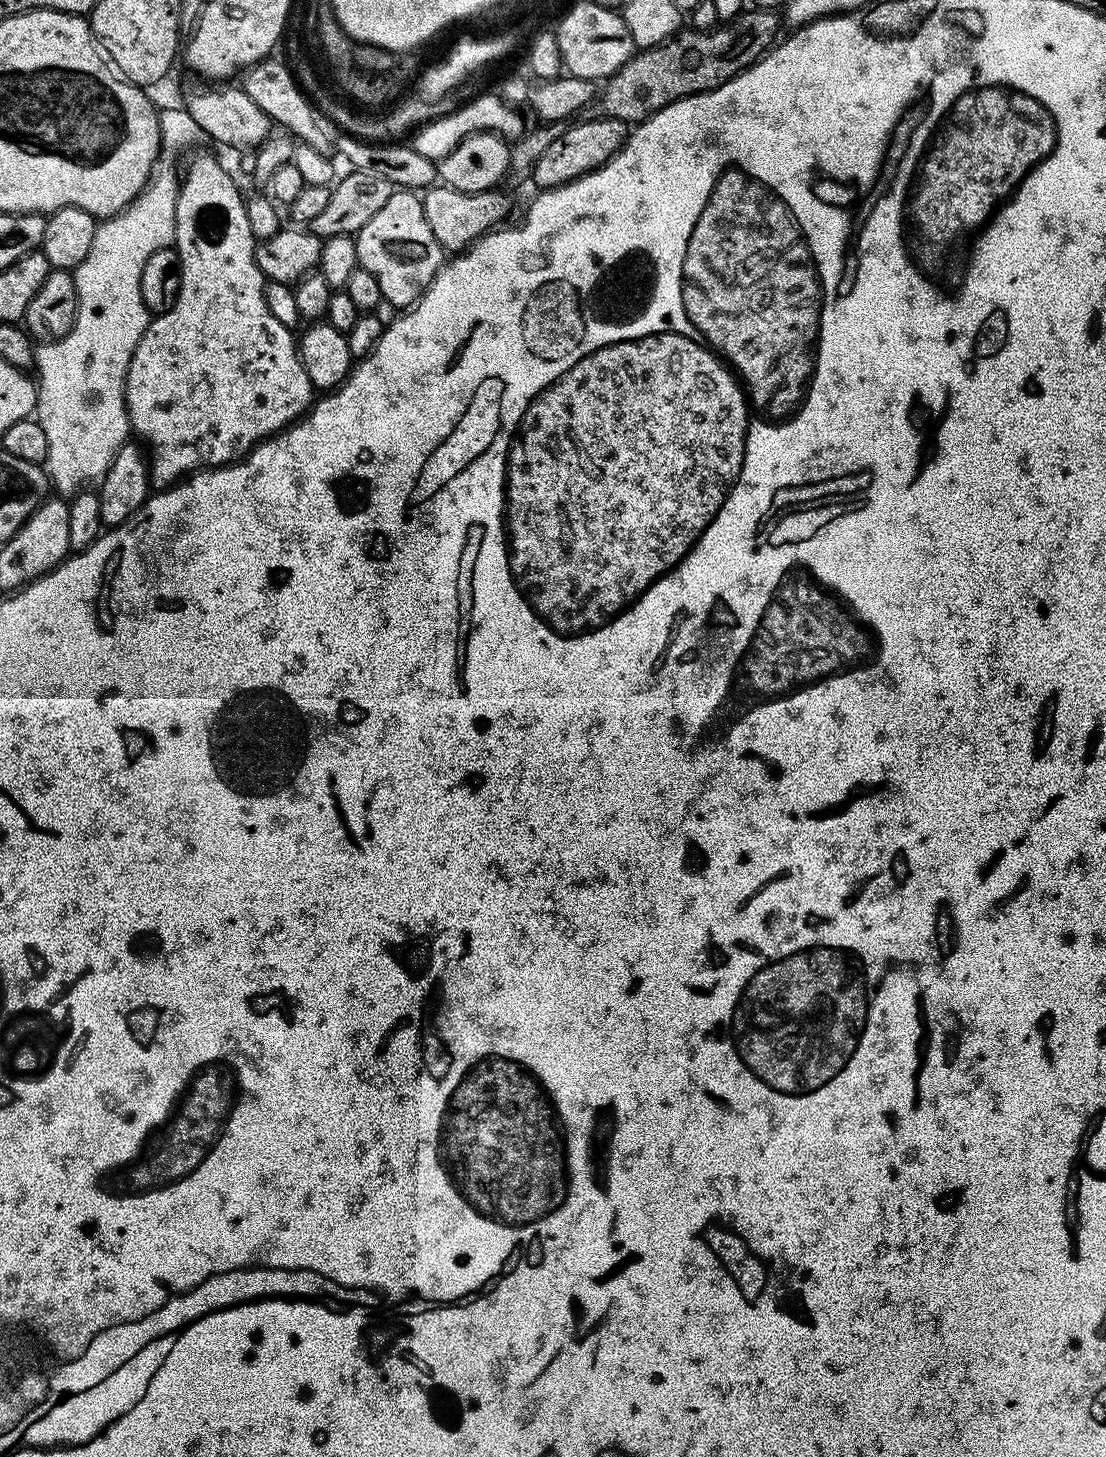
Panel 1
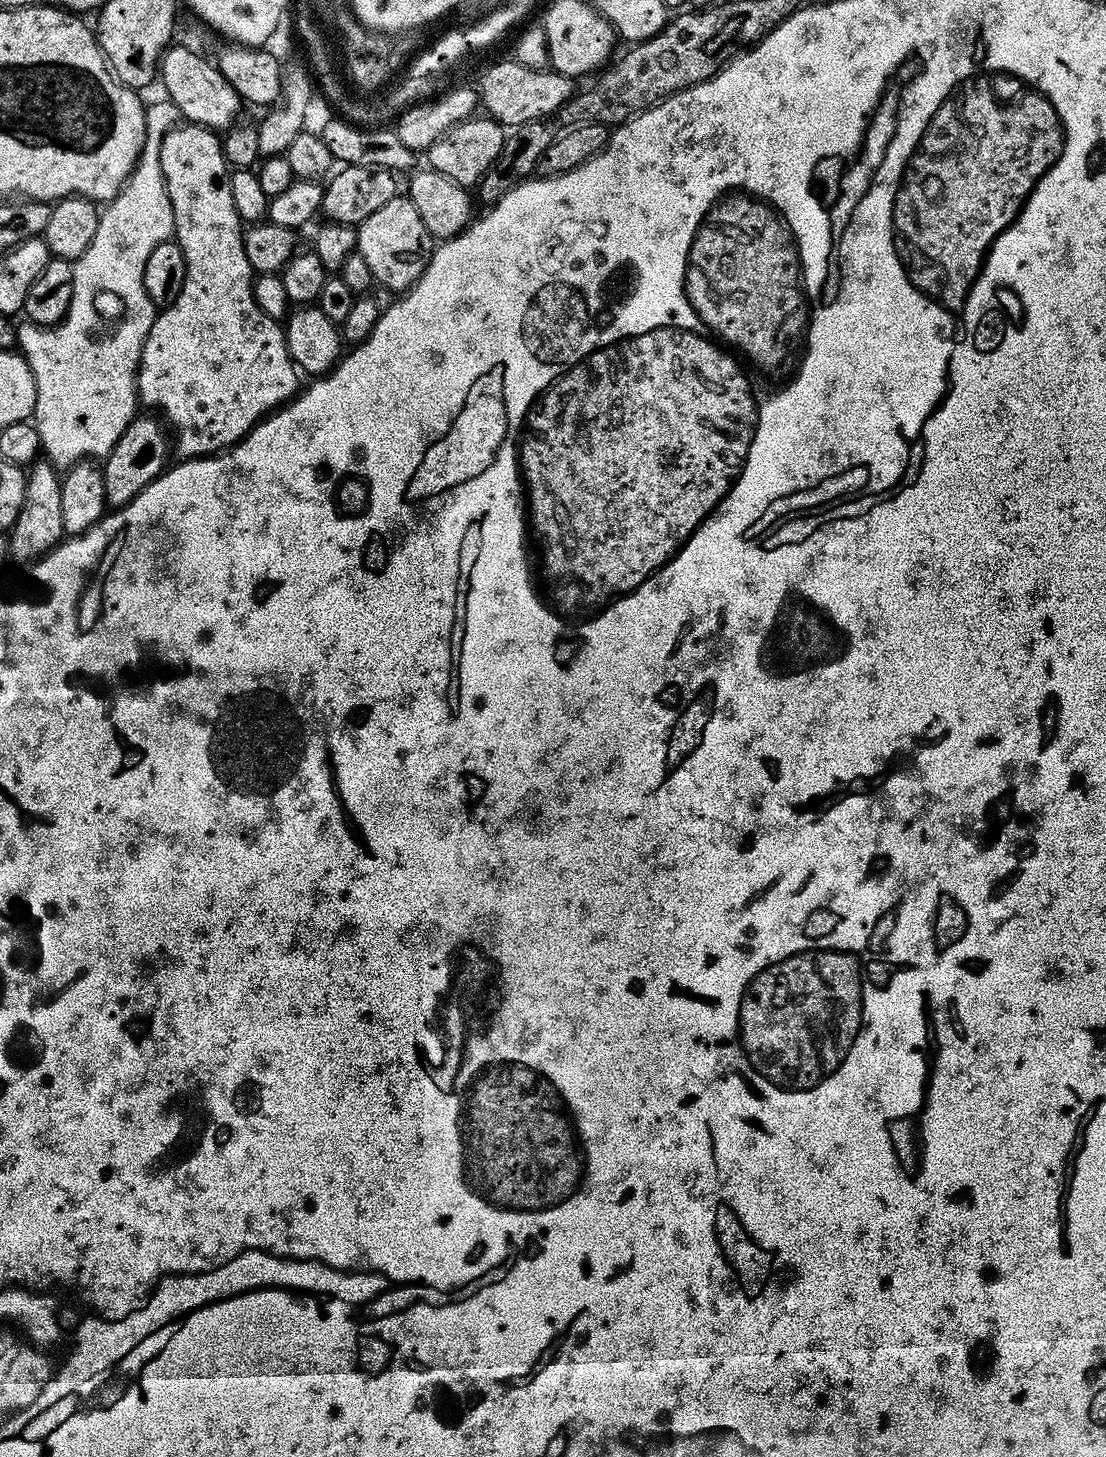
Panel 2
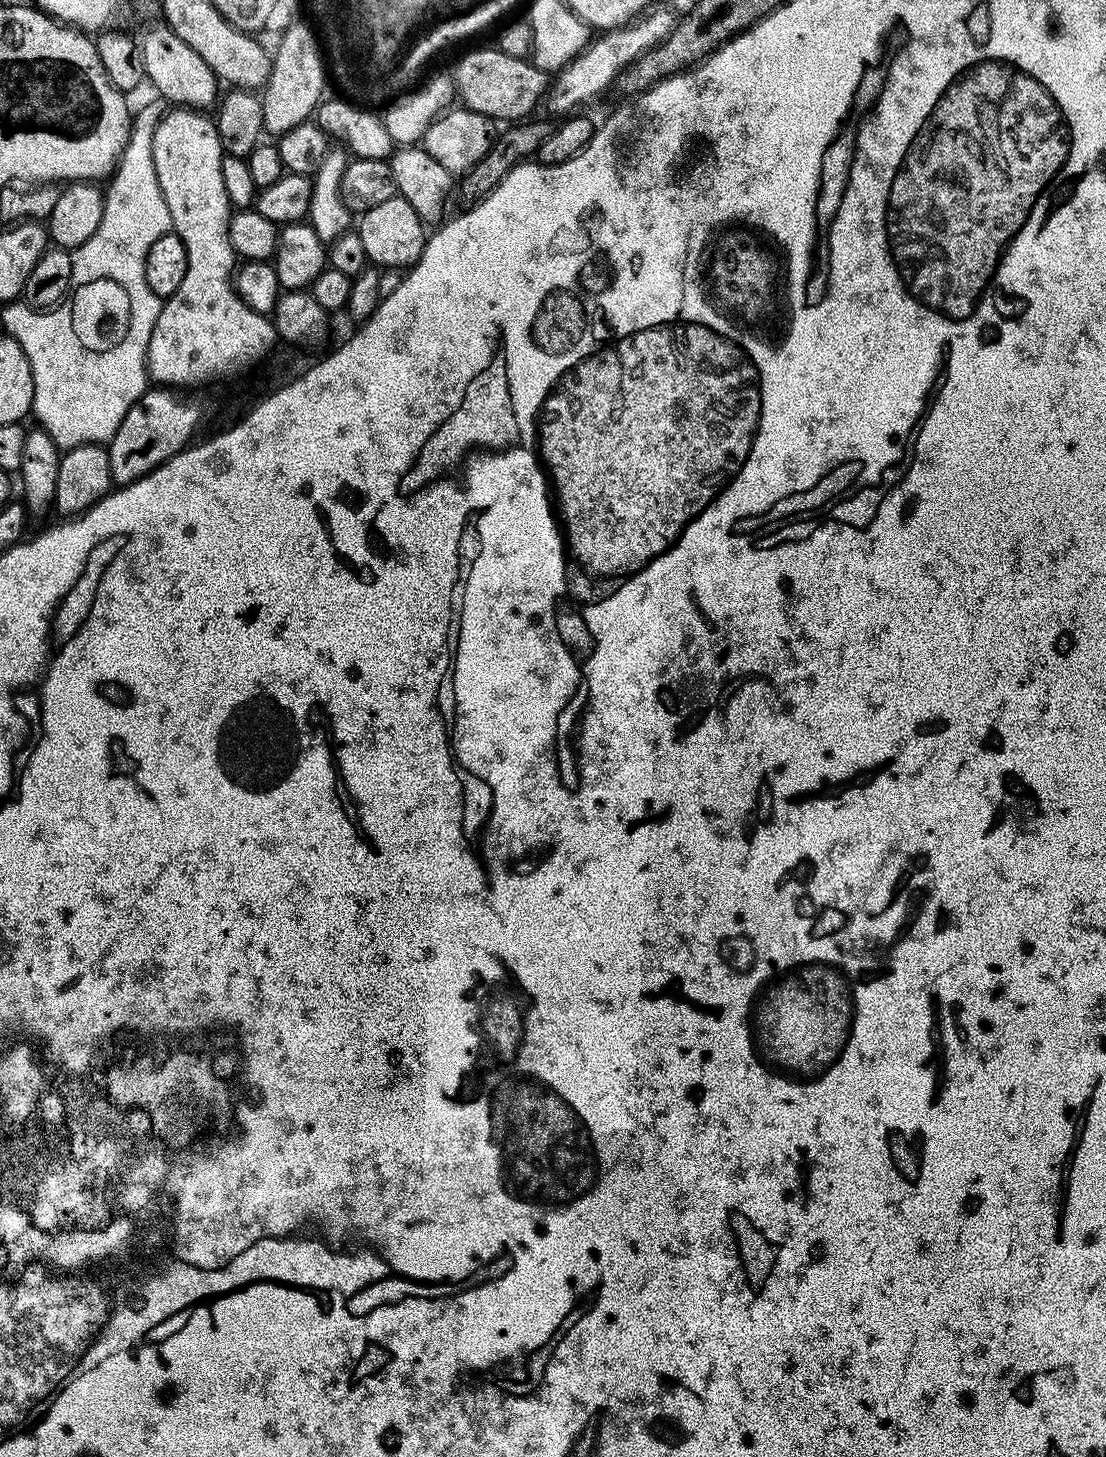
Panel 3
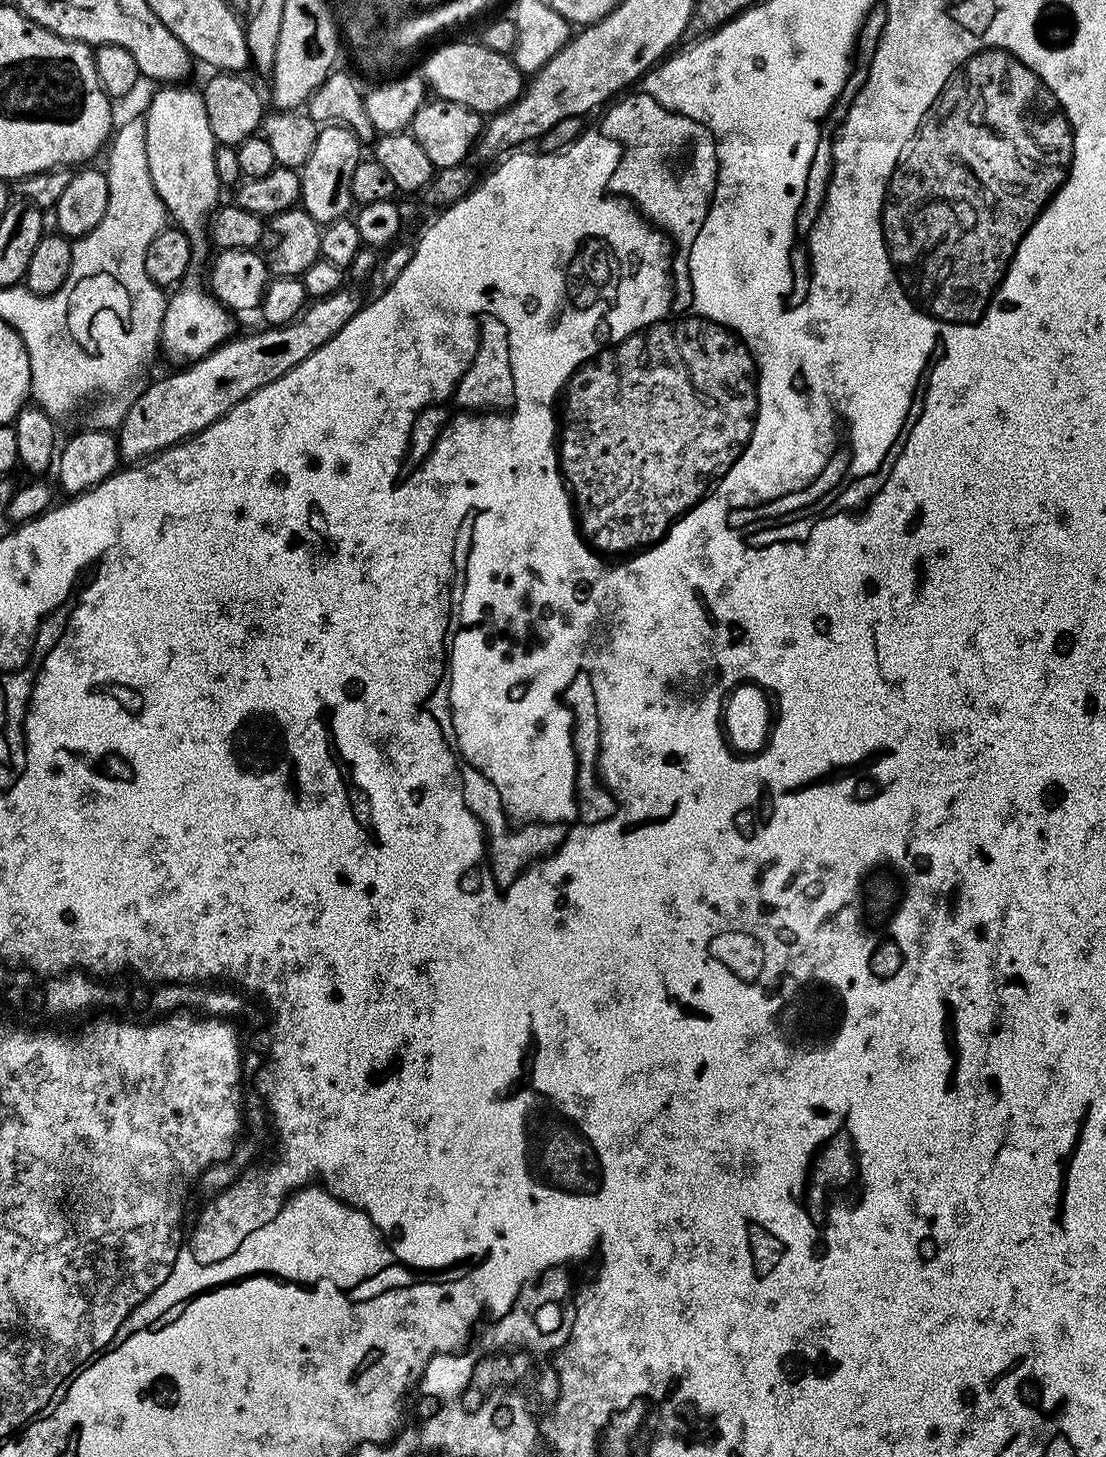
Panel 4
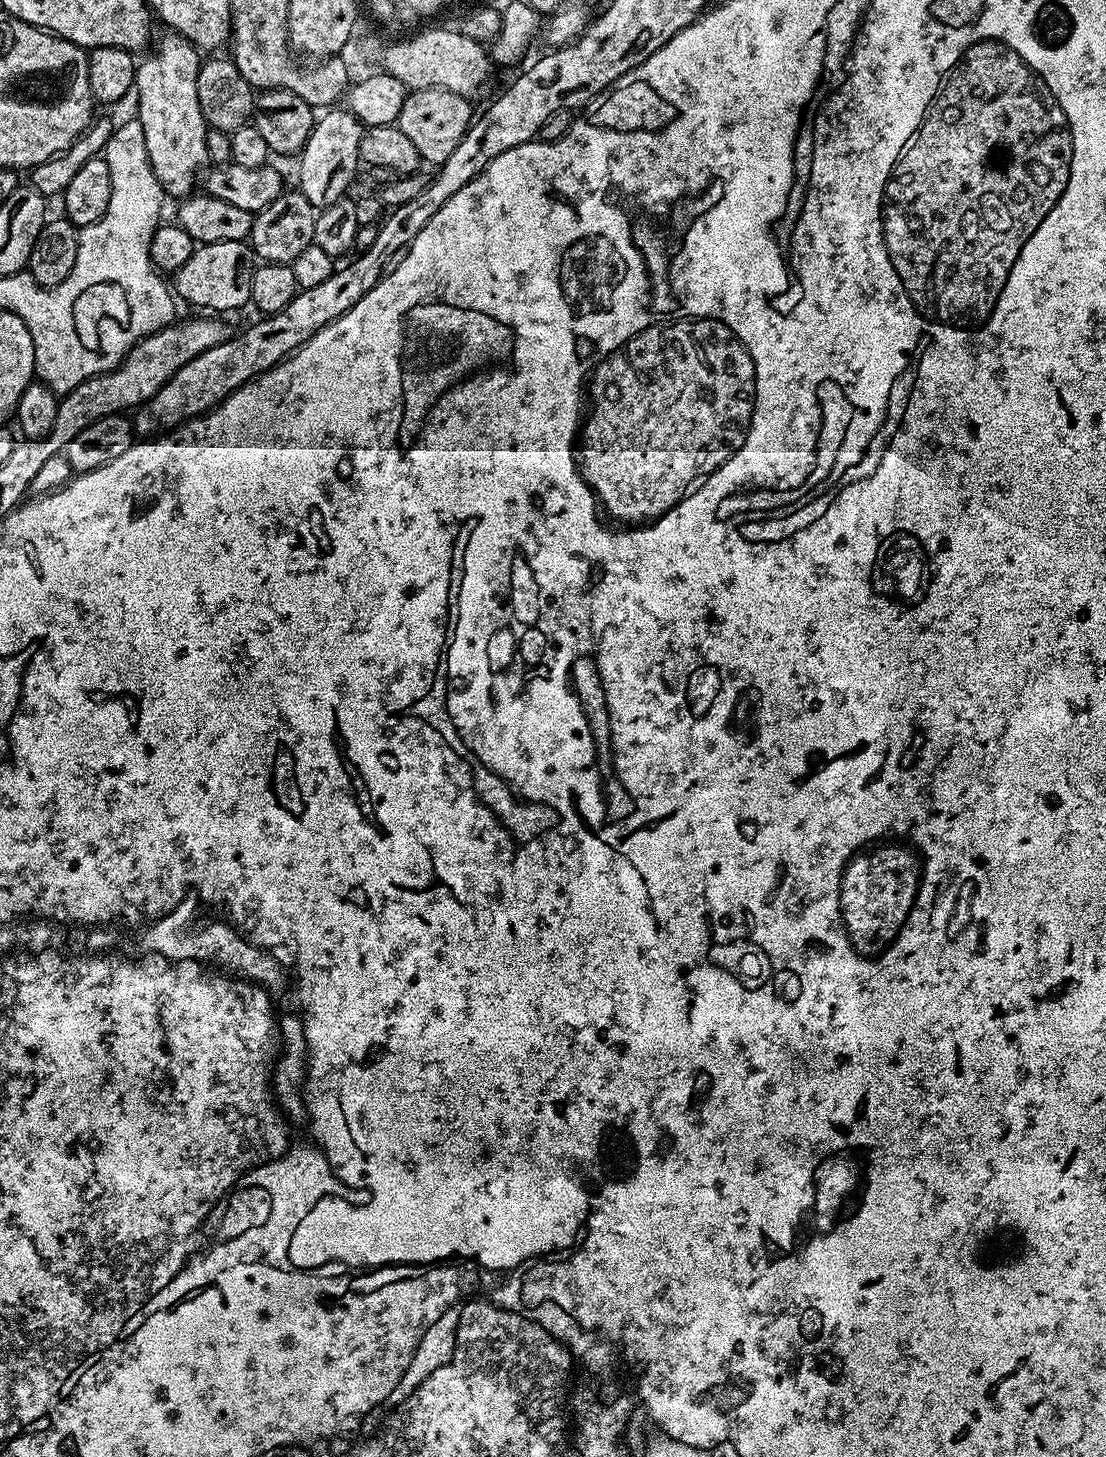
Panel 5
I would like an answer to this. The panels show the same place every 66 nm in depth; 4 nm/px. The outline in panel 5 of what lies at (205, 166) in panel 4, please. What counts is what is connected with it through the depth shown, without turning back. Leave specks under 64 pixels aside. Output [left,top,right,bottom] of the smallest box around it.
[135,30,210,198]

